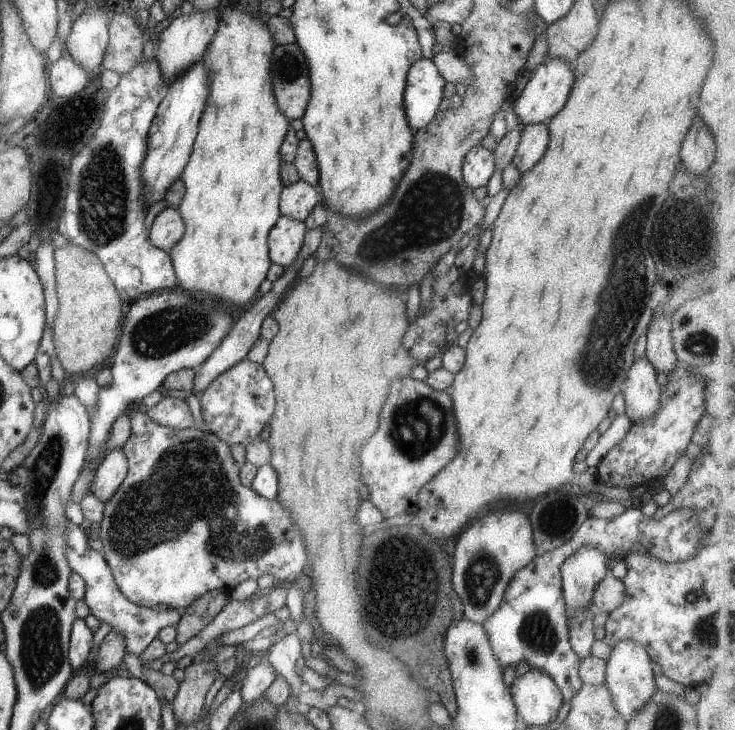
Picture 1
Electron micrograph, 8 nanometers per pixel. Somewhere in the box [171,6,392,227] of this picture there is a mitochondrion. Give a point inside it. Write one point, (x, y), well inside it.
(286, 70)

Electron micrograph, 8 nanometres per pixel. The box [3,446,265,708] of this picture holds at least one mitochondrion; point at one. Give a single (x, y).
(40, 651)

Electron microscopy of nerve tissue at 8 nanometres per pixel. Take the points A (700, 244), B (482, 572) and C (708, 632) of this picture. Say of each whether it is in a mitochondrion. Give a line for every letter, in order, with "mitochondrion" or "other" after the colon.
A: other
B: mitochondrion
C: mitochondrion

